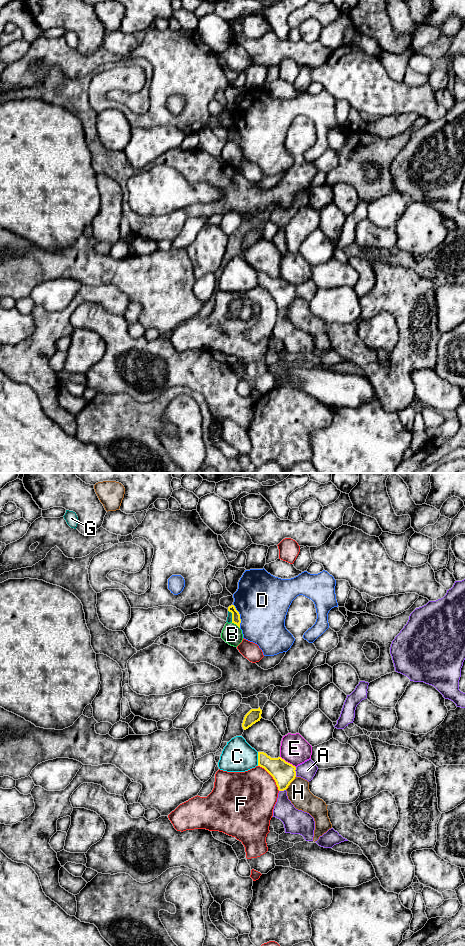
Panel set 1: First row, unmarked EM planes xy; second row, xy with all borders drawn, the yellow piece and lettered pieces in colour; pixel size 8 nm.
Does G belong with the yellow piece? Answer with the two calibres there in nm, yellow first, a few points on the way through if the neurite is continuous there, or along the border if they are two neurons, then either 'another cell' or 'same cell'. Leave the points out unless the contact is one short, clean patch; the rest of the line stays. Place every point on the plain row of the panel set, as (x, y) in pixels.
calibres 70 and 50 nm; border xy (228, 130), (231, 133), (232, 141); another cell

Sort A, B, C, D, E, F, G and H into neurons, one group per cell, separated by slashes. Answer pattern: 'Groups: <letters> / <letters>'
Groups: A / B / C / D / E / F / G / H

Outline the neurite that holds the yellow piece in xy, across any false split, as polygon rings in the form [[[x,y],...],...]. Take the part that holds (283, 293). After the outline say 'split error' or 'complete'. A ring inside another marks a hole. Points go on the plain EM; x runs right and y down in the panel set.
[[[258,272],[258,286],[264,288],[275,300],[279,311],[284,311],[296,297],[296,287],[281,277],[271,278]]]; complete

